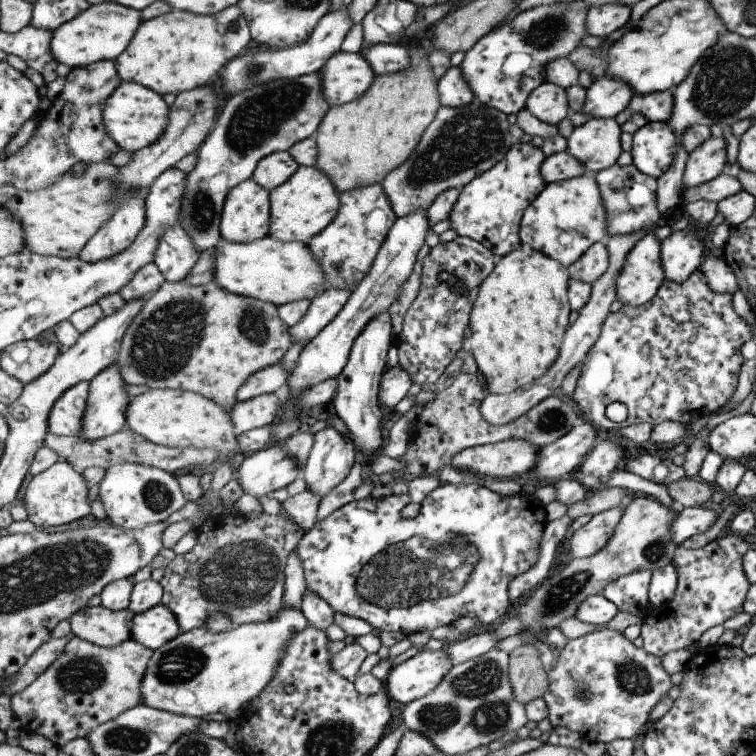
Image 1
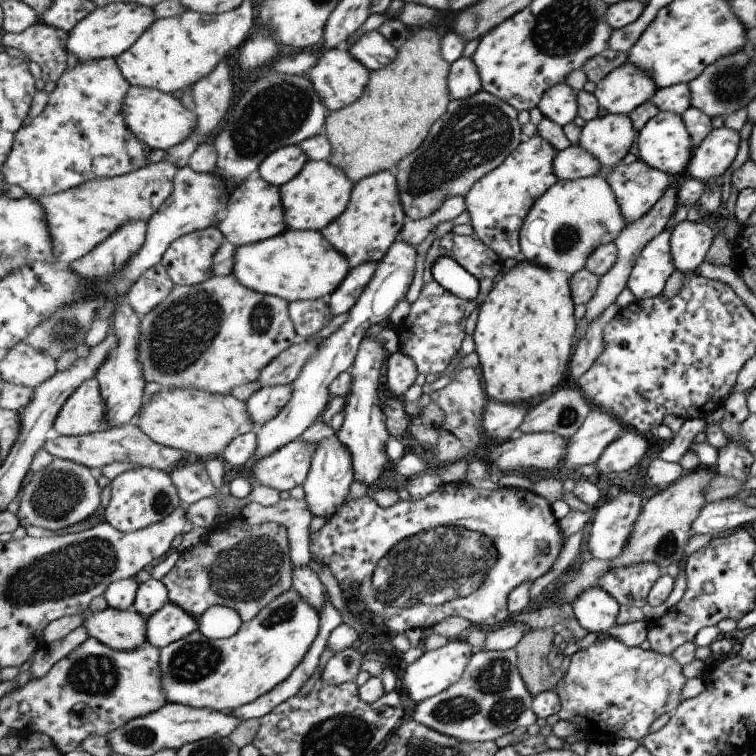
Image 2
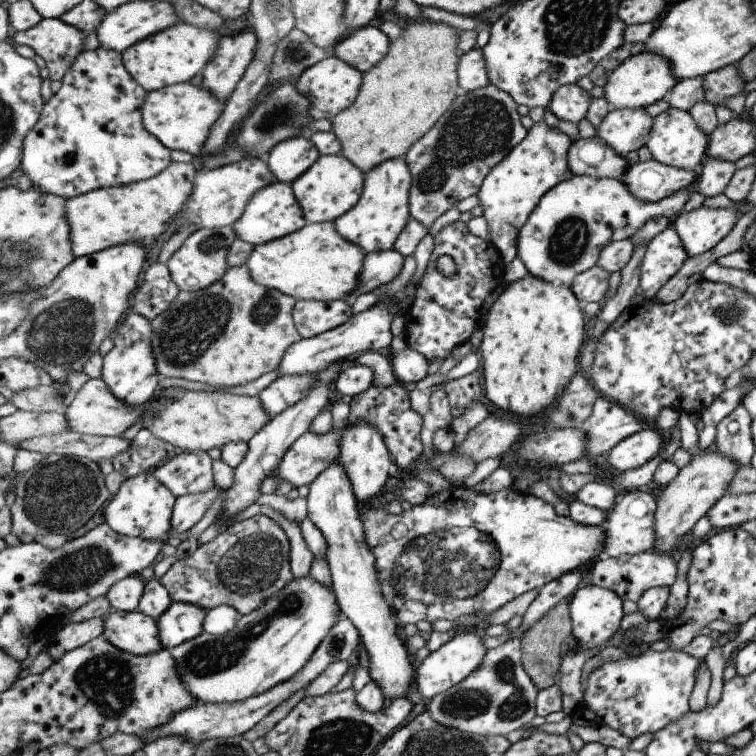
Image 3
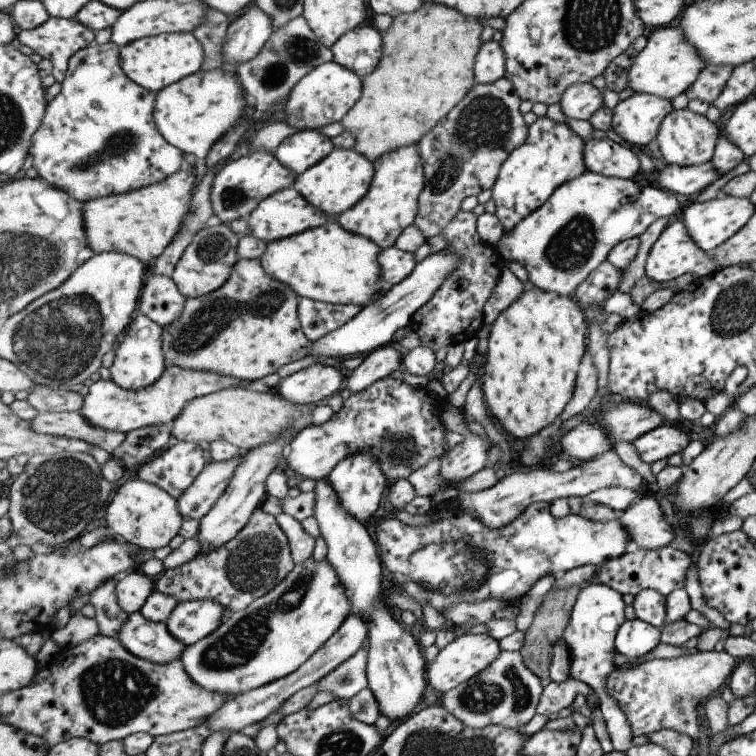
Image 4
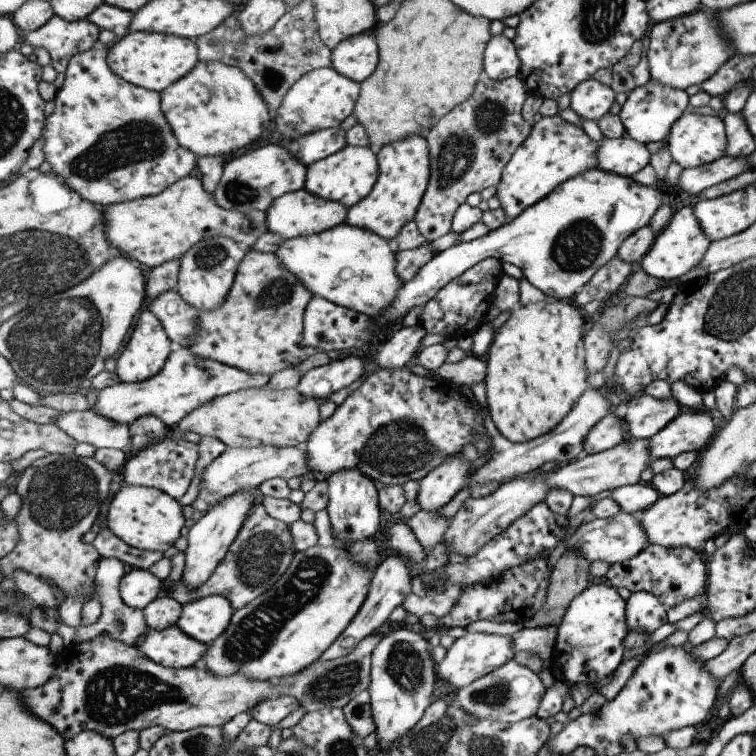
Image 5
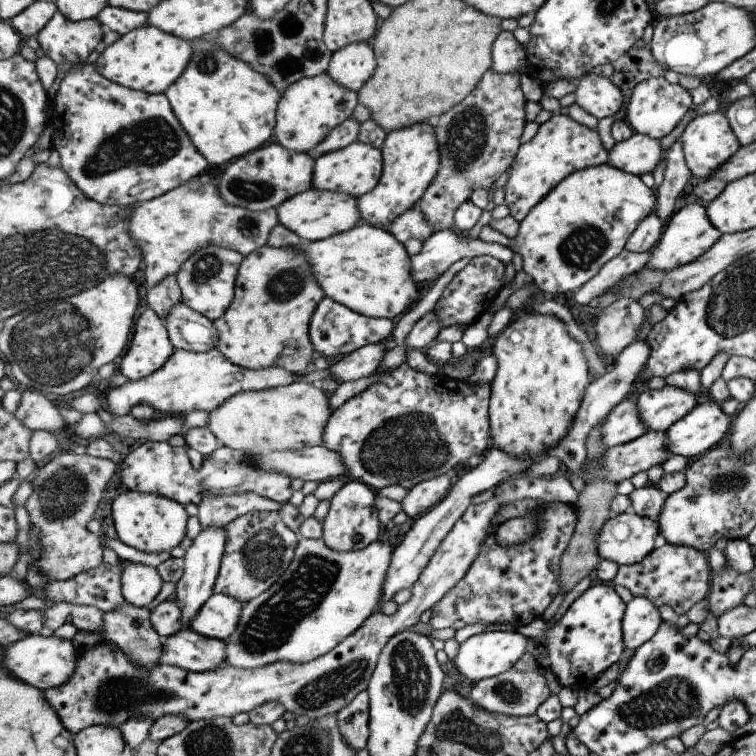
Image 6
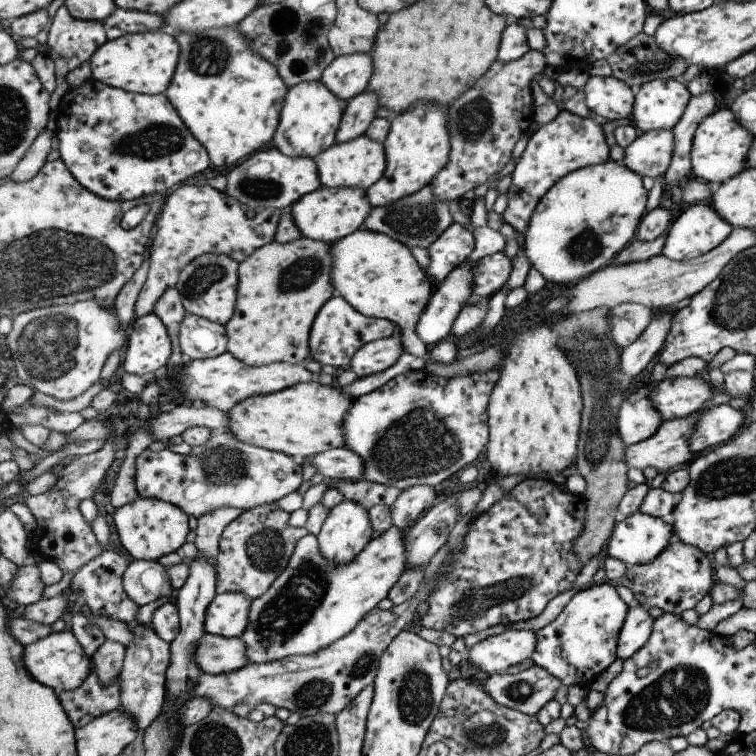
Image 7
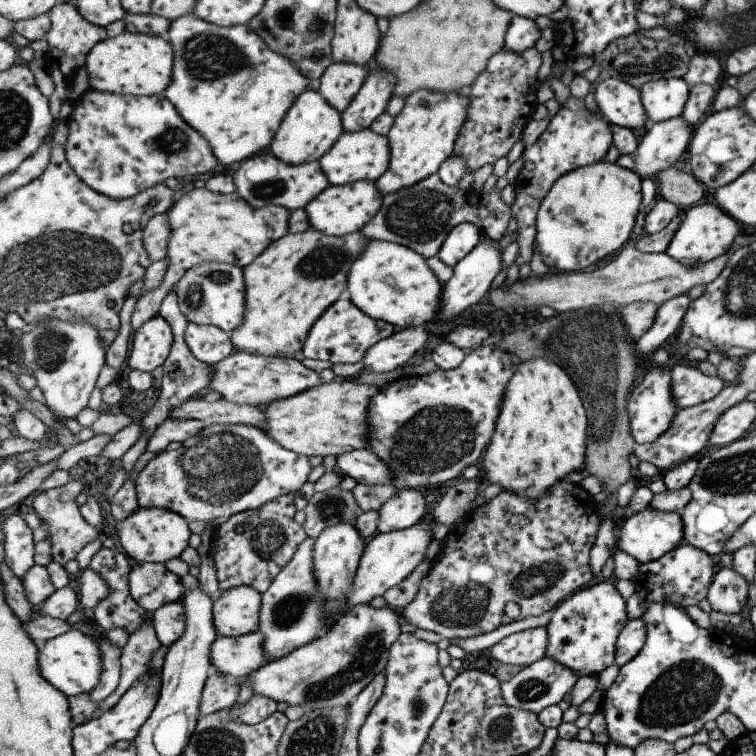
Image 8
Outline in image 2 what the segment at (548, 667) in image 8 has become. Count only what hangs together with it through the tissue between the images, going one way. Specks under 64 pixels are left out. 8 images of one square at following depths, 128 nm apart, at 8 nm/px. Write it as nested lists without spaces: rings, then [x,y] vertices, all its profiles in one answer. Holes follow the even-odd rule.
[[[516,648],[478,651],[459,682],[434,697],[418,703],[412,718],[463,742],[494,741],[511,734],[519,726],[529,728],[537,722],[532,692],[520,670]]]

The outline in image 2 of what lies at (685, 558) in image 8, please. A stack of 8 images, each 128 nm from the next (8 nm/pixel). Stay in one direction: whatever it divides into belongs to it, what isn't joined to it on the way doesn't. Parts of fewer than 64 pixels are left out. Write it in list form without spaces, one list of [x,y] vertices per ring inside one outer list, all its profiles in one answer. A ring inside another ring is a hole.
[[[637,562],[631,566],[621,566],[607,570],[600,580],[604,588],[619,604],[643,608],[647,604],[649,589],[661,576],[661,570],[653,562]]]

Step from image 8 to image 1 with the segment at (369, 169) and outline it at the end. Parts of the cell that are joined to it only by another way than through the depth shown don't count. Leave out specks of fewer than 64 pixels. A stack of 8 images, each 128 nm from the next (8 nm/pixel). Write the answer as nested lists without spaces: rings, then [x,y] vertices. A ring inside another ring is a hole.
[[[300,166],[284,185],[271,191],[272,232],[270,236],[283,242],[299,240],[309,242],[316,234],[323,233],[340,213],[341,198],[336,184],[317,166]]]

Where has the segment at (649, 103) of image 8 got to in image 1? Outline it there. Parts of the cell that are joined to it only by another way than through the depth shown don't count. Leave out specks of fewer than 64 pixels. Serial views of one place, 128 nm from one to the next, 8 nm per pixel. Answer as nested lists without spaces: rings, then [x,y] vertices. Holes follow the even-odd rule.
[[[590,118],[581,127],[576,127],[568,139],[569,154],[573,154],[581,164],[587,166],[590,174],[600,173],[603,169],[616,165],[617,158],[621,156],[621,124],[616,118]]]

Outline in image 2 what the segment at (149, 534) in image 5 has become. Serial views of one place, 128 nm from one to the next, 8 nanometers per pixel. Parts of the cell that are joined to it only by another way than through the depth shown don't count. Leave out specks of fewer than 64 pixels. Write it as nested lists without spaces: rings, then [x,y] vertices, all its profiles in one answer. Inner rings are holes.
[[[140,466],[135,470],[127,470],[121,476],[116,476],[110,486],[111,498],[104,518],[125,534],[149,528],[171,516],[172,512],[183,505],[171,473],[161,469]]]

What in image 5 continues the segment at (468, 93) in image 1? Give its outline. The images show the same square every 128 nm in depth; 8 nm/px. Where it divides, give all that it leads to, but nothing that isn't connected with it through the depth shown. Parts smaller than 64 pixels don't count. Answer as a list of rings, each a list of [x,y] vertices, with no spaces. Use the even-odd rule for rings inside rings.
[[[503,34],[495,35],[485,51],[484,73],[493,80],[502,81],[518,76],[520,66],[521,60],[515,42]]]

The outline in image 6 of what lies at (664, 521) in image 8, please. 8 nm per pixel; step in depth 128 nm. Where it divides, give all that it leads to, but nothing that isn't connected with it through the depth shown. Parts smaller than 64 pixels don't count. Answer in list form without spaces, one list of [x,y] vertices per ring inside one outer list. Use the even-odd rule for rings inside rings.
[[[631,510],[613,516],[600,533],[600,558],[613,560],[620,565],[641,563],[653,550],[658,534],[659,527],[655,521]]]

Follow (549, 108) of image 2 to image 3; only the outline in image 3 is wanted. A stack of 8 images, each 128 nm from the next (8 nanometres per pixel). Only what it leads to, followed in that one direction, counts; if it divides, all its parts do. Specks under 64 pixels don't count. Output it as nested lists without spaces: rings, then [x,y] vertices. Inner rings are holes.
[[[568,84],[557,90],[556,96],[551,101],[550,110],[561,120],[579,124],[587,119],[591,100],[593,96],[589,90],[577,84]]]

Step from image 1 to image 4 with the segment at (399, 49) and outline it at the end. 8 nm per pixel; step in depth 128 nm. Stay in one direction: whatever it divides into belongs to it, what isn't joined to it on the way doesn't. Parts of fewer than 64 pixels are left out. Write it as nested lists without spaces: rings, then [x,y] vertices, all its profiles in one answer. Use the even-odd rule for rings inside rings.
[[[371,25],[357,27],[344,34],[332,50],[335,62],[356,71],[364,79],[383,58],[383,33]]]

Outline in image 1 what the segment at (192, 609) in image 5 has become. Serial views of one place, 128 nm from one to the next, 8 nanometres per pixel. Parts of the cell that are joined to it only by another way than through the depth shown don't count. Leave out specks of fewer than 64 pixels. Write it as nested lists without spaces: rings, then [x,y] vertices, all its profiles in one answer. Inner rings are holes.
[[[161,604],[135,615],[131,639],[141,642],[143,646],[159,650],[181,633],[182,626],[173,610]]]

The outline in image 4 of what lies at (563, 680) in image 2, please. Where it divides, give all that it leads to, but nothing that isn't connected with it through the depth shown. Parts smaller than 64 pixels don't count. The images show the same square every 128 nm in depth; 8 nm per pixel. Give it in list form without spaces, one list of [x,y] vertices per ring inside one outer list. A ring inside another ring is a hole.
[[[722,650],[683,654],[677,658],[651,659],[632,668],[617,667],[607,678],[607,692],[629,718],[635,736],[669,728],[687,734],[690,740],[700,742],[697,708],[721,685],[727,684],[739,660],[741,658],[733,658]]]

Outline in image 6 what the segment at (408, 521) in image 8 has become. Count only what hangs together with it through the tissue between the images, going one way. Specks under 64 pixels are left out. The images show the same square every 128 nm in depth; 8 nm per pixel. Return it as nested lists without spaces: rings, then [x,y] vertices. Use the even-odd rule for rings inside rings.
[[[448,473],[424,481],[411,489],[409,495],[401,503],[403,512],[407,514],[409,522],[425,515],[437,504],[440,504],[449,495],[454,484],[454,476],[452,473]]]

